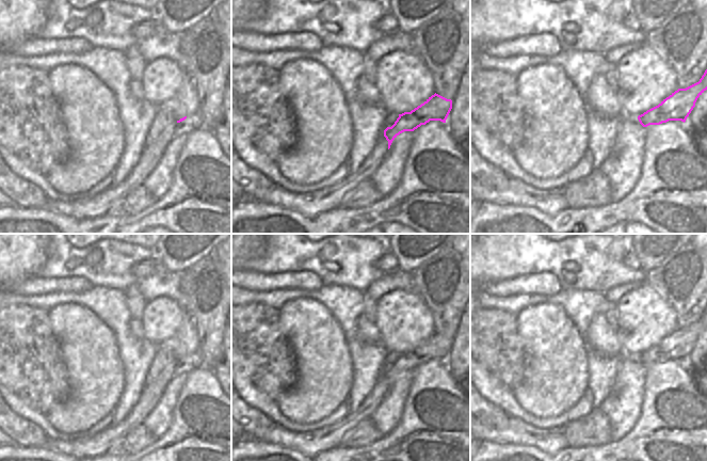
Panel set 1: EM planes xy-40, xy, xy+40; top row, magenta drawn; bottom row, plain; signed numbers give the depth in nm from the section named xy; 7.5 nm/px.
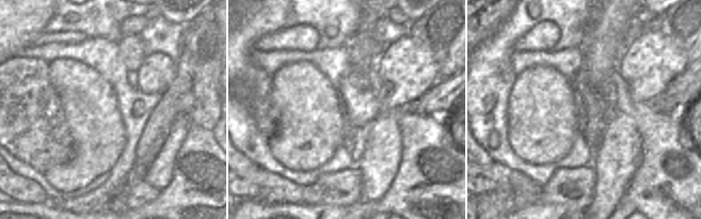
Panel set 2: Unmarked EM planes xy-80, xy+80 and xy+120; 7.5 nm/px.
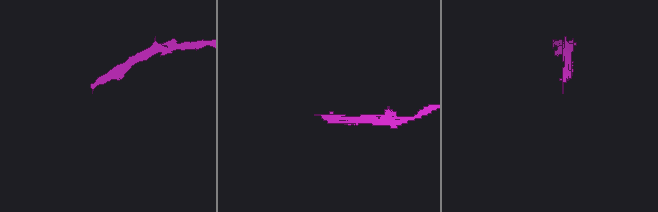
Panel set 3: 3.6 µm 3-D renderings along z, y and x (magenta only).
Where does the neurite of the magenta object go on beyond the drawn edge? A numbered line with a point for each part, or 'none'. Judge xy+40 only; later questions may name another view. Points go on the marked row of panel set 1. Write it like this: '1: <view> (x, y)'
none

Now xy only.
1: xy (311, 204)

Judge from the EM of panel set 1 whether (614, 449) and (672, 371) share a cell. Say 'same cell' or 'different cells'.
same cell

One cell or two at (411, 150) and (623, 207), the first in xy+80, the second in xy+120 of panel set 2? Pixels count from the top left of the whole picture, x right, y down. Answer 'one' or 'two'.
two

